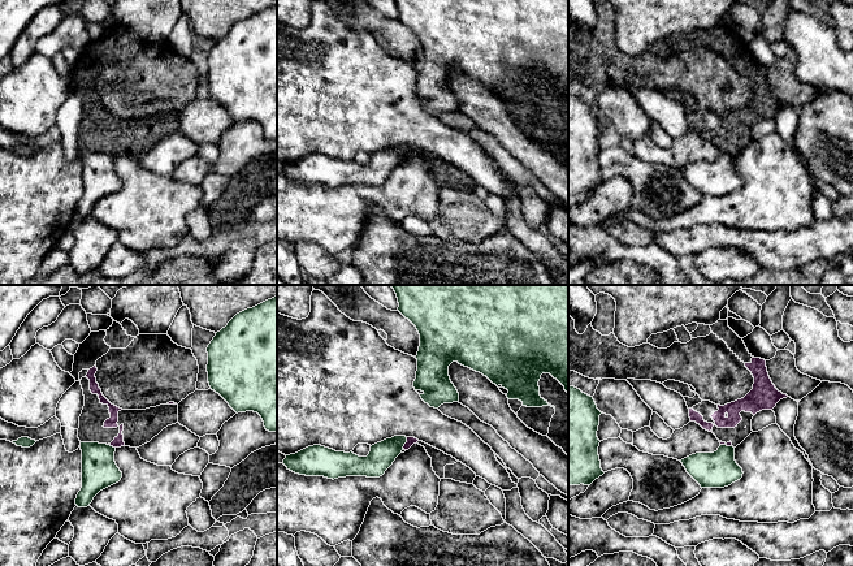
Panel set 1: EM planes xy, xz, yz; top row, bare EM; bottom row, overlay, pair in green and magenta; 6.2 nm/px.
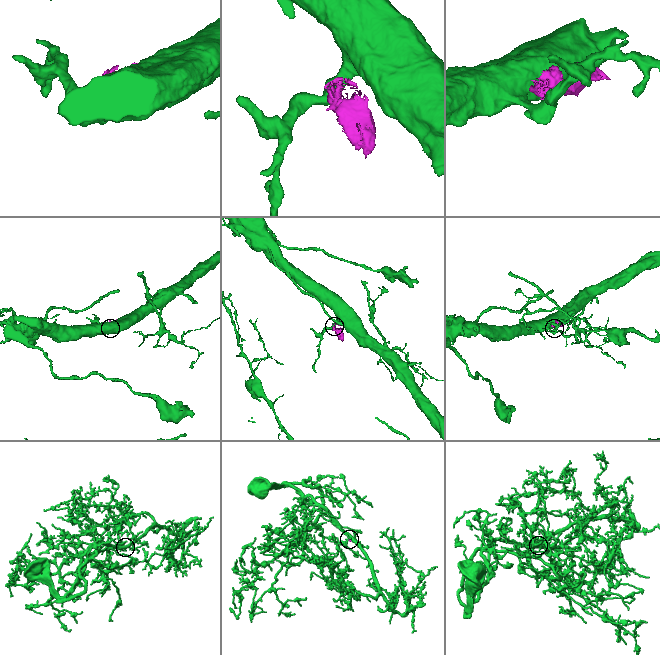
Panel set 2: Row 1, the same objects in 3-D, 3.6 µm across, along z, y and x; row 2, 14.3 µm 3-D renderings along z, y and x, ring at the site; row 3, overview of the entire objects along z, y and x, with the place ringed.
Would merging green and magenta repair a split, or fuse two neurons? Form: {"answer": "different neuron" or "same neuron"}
{"answer": "different neuron"}

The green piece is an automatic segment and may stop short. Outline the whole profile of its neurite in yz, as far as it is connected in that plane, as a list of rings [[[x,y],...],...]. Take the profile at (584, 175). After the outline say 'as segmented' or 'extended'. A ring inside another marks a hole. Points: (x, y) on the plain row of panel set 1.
[[[568,94],[568,194],[590,194],[605,182],[597,146],[601,122],[593,105]]]; as segmented

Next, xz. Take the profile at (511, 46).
[[[395,0],[395,3],[399,12],[398,20],[416,35],[420,43],[413,96],[423,100],[420,105],[430,116],[438,117],[443,112],[459,111],[459,101],[449,85],[449,74],[453,70],[482,82],[497,95],[501,94],[507,98],[508,108],[519,108],[527,116],[551,115],[540,104],[538,90],[542,82],[550,82],[568,101],[568,0]]]; as segmented

